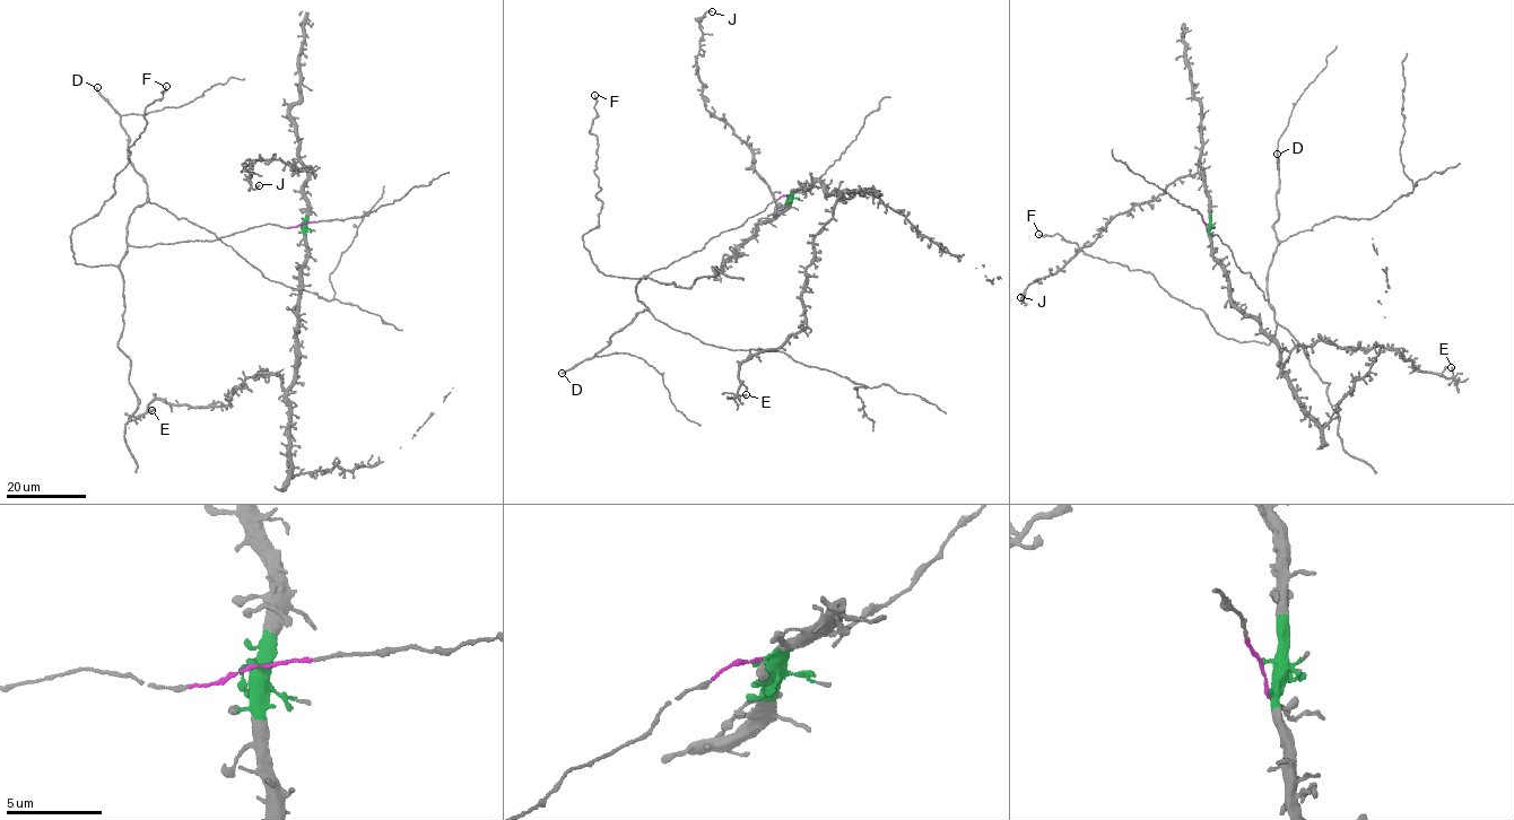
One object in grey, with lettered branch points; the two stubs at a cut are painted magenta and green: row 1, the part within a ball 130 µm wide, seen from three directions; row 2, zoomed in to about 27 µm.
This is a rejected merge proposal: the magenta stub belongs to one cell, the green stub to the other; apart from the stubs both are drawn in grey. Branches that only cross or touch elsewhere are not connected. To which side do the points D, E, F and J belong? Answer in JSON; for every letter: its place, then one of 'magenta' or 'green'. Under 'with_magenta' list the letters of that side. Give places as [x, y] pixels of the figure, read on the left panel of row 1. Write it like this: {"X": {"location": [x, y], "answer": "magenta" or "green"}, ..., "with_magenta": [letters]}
{"D": {"location": [97, 87], "answer": "magenta"}, "E": {"location": [151, 410], "answer": "green"}, "F": {"location": [166, 86], "answer": "magenta"}, "J": {"location": [259, 185], "answer": "green"}, "with_magenta": ["D", "F"]}

